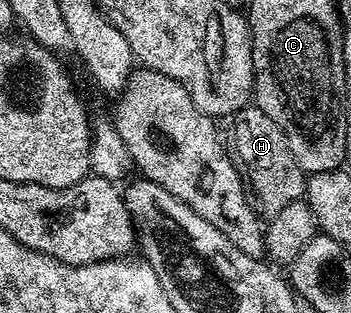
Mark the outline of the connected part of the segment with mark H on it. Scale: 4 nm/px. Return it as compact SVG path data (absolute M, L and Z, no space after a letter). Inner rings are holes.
M255 105L238 110L233 121L232 143L230 142L232 157L240 166L248 182L249 192L256 201L258 196L257 204L261 212L267 218L275 217L280 215L280 211L284 211L284 207L288 207L288 203L303 200L307 174L296 163L283 129Z

